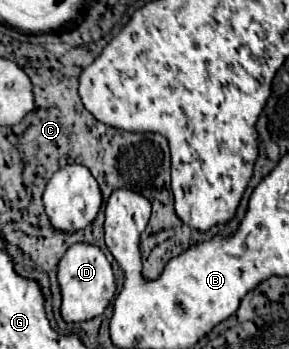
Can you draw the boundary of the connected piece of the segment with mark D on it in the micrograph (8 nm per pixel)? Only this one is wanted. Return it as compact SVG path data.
M85 242L73 244L59 262L57 278L63 294L61 316L65 322L83 322L101 316L103 310L109 306L111 298L115 296L113 268L99 246L91 246Z

